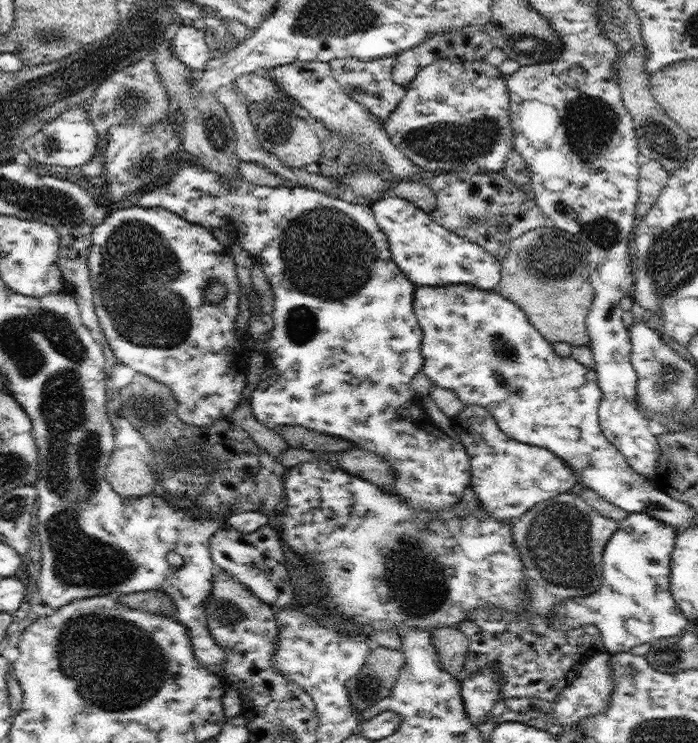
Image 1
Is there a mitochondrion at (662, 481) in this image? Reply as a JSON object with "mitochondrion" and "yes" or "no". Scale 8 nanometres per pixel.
{"mitochondrion":"no"}

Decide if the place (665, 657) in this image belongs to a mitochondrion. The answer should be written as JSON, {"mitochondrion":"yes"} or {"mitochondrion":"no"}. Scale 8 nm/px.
{"mitochondrion":"yes"}

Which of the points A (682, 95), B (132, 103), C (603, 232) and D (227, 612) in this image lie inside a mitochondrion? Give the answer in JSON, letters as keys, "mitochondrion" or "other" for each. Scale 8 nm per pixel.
{"A":"other","B":"mitochondrion","C":"mitochondrion","D":"mitochondrion"}

